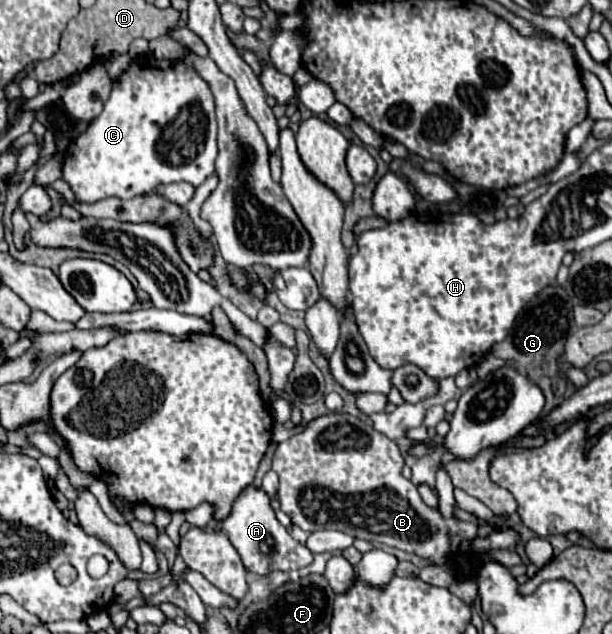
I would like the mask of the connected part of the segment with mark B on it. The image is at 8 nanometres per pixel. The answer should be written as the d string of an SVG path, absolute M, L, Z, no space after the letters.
M331 412L311 420L301 434L279 442L273 454L273 470L279 474L277 498L281 502L281 510L295 526L307 532L323 528L339 530L353 538L375 540L405 552L419 554L435 564L443 564L449 556L449 534L459 534L467 540L473 540L477 538L477 526L473 522L457 522L453 518L443 520L439 510L425 506L413 482L403 478L403 466L403 456L393 440L377 432L373 426L367 426L359 418L341 412Z

